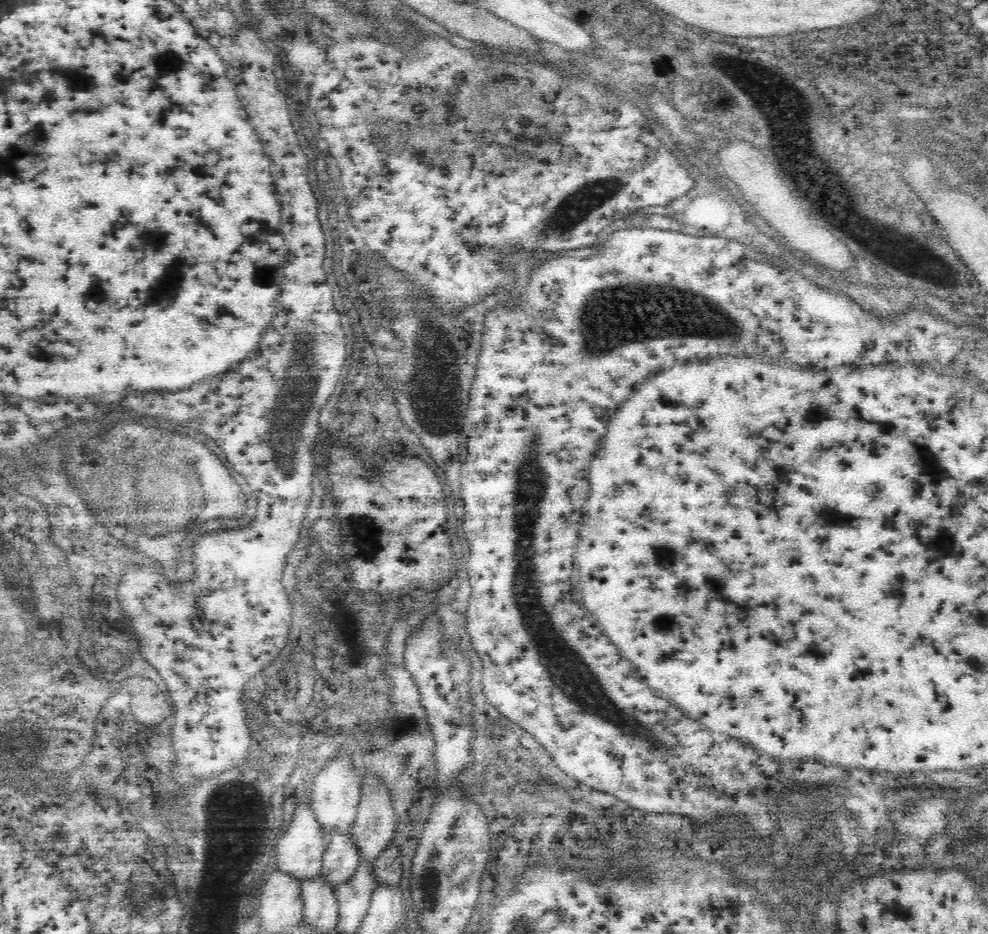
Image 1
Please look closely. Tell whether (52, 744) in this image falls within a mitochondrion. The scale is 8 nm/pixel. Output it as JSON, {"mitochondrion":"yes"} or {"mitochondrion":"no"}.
{"mitochondrion":"yes"}

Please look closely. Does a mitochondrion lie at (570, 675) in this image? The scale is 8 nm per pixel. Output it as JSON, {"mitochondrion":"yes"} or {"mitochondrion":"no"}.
{"mitochondrion":"yes"}

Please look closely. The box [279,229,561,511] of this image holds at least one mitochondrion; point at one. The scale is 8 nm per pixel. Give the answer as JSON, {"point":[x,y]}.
{"point":[424,381]}

